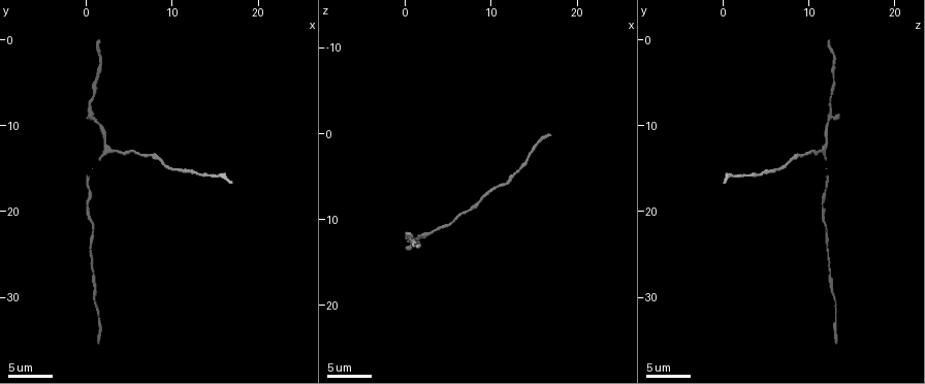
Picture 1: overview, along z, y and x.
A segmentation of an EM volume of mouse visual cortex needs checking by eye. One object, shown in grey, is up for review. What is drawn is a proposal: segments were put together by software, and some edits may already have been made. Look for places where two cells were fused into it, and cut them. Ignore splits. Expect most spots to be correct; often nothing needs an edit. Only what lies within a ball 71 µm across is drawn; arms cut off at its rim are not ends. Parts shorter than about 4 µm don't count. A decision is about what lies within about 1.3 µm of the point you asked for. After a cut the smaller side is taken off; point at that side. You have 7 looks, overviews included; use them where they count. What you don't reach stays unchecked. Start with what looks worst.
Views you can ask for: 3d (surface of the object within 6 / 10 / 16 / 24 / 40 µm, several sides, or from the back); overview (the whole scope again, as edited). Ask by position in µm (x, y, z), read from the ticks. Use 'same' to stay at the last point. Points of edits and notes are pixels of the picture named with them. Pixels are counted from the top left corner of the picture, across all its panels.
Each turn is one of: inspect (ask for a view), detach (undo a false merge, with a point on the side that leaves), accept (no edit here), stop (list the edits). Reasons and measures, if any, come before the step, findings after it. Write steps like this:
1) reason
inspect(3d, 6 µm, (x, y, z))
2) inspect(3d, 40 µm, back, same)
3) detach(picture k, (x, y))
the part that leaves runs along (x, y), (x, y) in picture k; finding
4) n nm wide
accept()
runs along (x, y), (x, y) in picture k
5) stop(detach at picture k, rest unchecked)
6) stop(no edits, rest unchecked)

three arms meet
inspect(3d, 10 µm, (3.0, 12.8, 11.6))

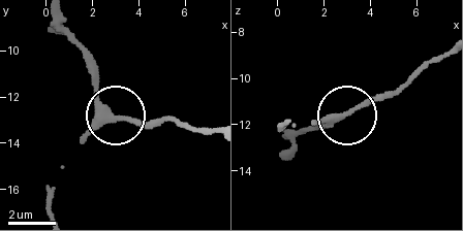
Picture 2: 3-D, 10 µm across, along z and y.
side arm 14 µm; 3 arms
accept()
one cell here

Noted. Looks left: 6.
sudden change in width
inspect(3d, 6 µm, (8.6, 14.6, 7.4))

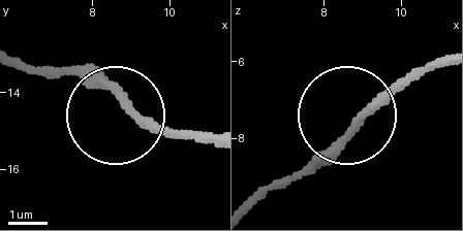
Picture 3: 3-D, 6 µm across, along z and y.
190 nm wide
accept()
runs along (26, 64), (85, 73), (134, 113), (190, 136) in picture 3; continuous, no second cell

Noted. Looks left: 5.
calibre changes
inspect(3d, 16 µm, (0.8, 29.8, 12.8))

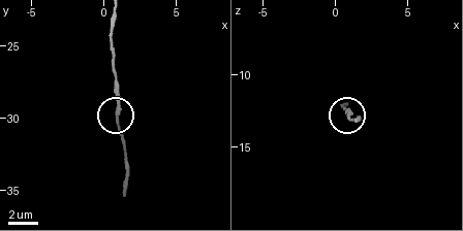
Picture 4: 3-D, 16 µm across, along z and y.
accept()
runs along (113, 20), (117, 127), (124, 162) in picture 4; all the same cell

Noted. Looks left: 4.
a narrow waist
inspect(3d, 6 µm, (0.8, 22.0, 12.2))

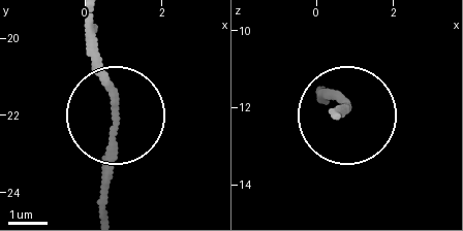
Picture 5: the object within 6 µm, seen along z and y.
accept()
one cell here

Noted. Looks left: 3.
stop(no edits, rest unchecked)

